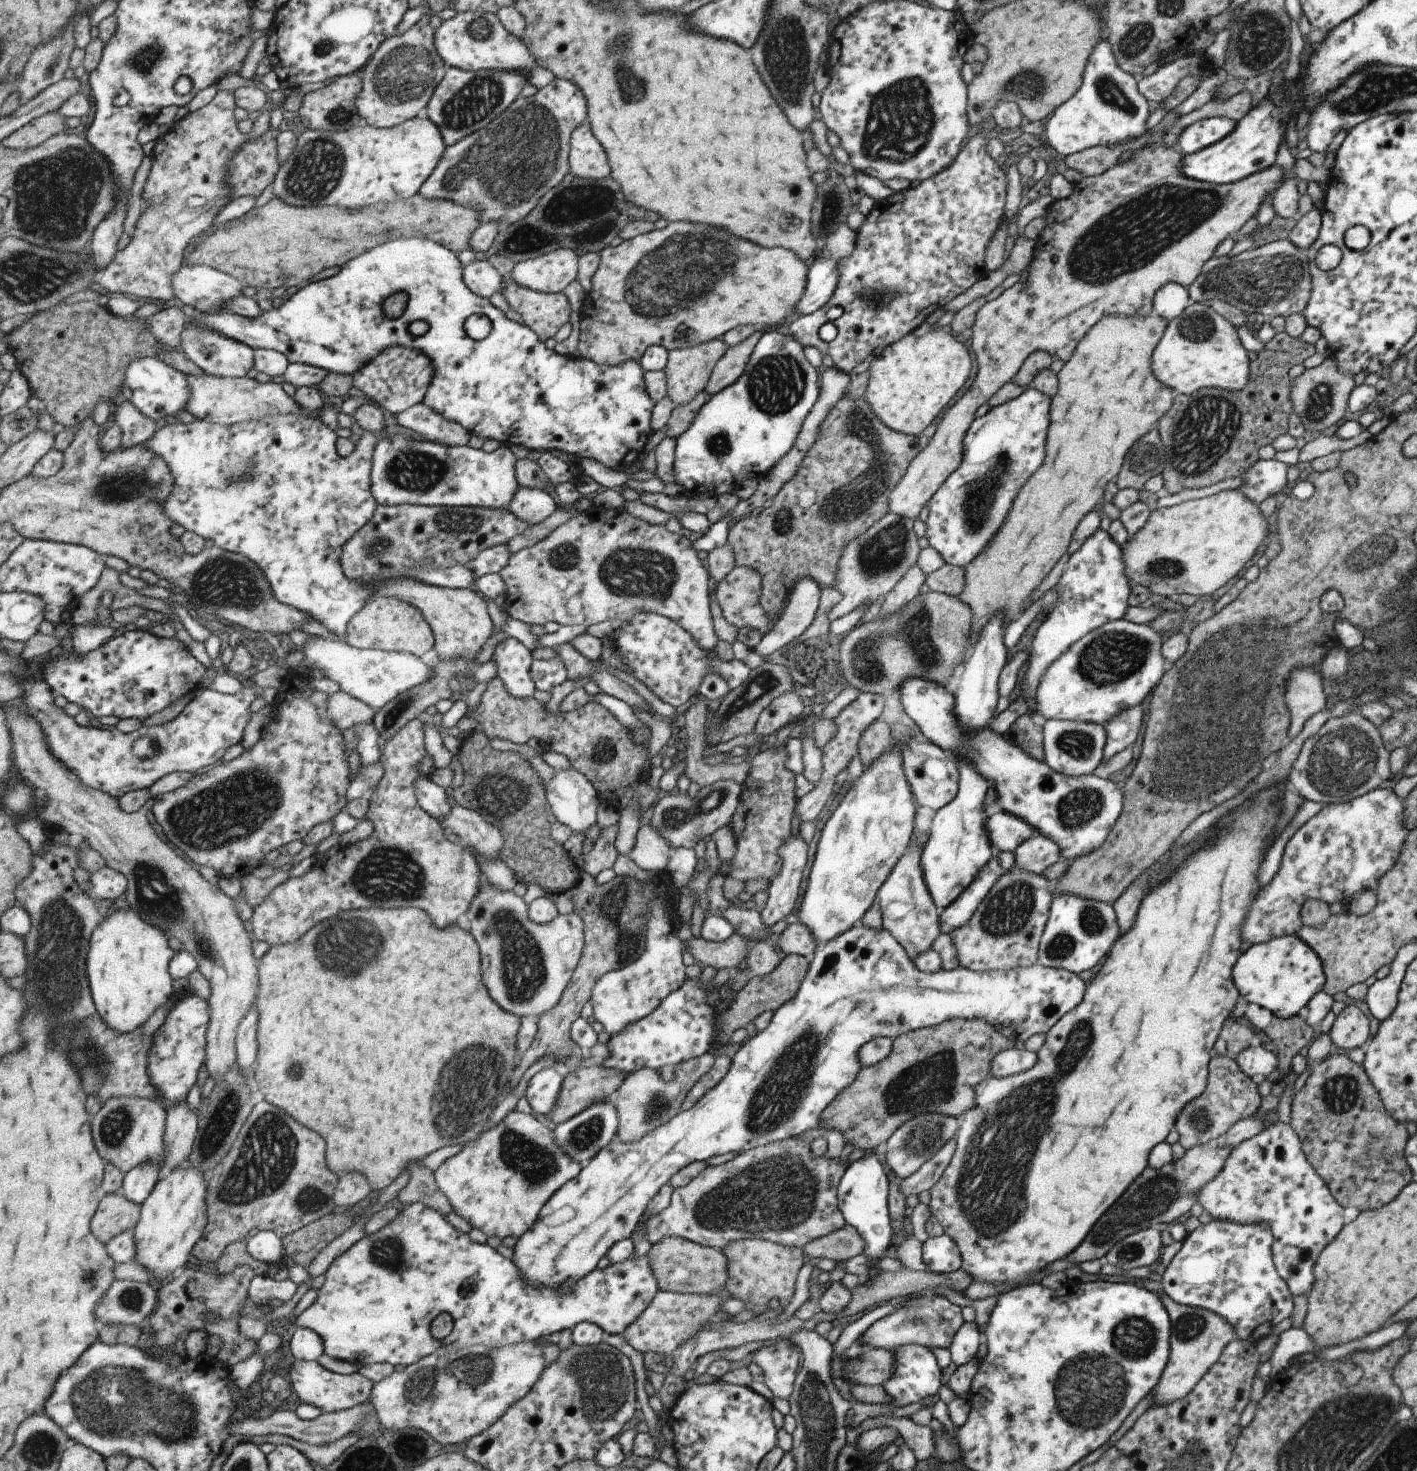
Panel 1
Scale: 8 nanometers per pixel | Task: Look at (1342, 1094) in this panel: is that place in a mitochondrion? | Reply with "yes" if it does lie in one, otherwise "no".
yes

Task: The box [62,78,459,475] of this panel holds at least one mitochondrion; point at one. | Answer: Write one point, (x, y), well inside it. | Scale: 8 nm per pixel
(317, 169)

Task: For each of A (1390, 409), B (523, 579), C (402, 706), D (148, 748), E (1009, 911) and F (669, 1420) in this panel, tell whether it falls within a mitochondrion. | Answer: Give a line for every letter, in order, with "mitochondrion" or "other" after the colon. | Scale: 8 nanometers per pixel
A: other
B: other
C: mitochondrion
D: mitochondrion
E: mitochondrion
F: other

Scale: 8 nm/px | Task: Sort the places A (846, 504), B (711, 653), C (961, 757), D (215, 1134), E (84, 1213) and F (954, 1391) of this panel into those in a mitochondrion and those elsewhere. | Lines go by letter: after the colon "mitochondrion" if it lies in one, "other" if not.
A: mitochondrion
B: other
C: other
D: mitochondrion
E: other
F: other

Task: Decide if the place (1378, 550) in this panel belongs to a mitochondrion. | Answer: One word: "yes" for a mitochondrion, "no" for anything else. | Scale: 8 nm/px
yes

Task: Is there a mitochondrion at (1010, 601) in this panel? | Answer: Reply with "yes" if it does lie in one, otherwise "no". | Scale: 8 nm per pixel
no

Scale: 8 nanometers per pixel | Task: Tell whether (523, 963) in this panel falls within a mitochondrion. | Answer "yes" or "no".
yes

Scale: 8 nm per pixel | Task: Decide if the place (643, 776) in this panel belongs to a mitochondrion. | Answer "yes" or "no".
no

